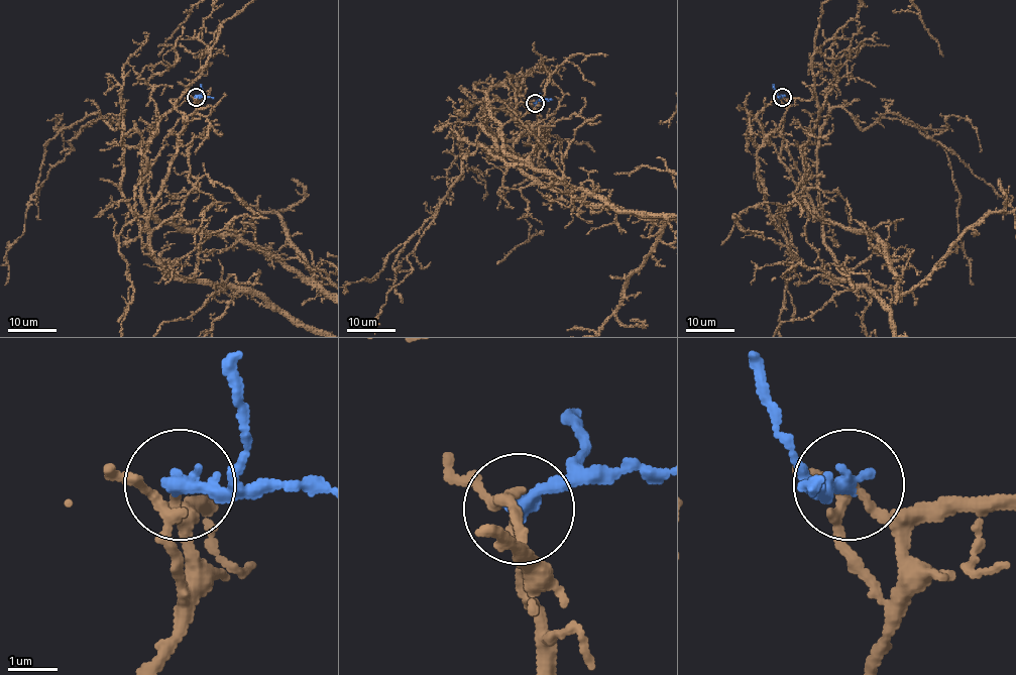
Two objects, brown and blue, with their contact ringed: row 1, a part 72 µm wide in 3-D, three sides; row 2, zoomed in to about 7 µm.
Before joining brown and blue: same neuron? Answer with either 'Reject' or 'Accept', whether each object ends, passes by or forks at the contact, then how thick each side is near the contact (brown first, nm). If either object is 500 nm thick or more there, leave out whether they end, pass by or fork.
Accept. At the ring brown ends. At the ring blue ends. Thickness 160 nm (brown) against 360 nm

